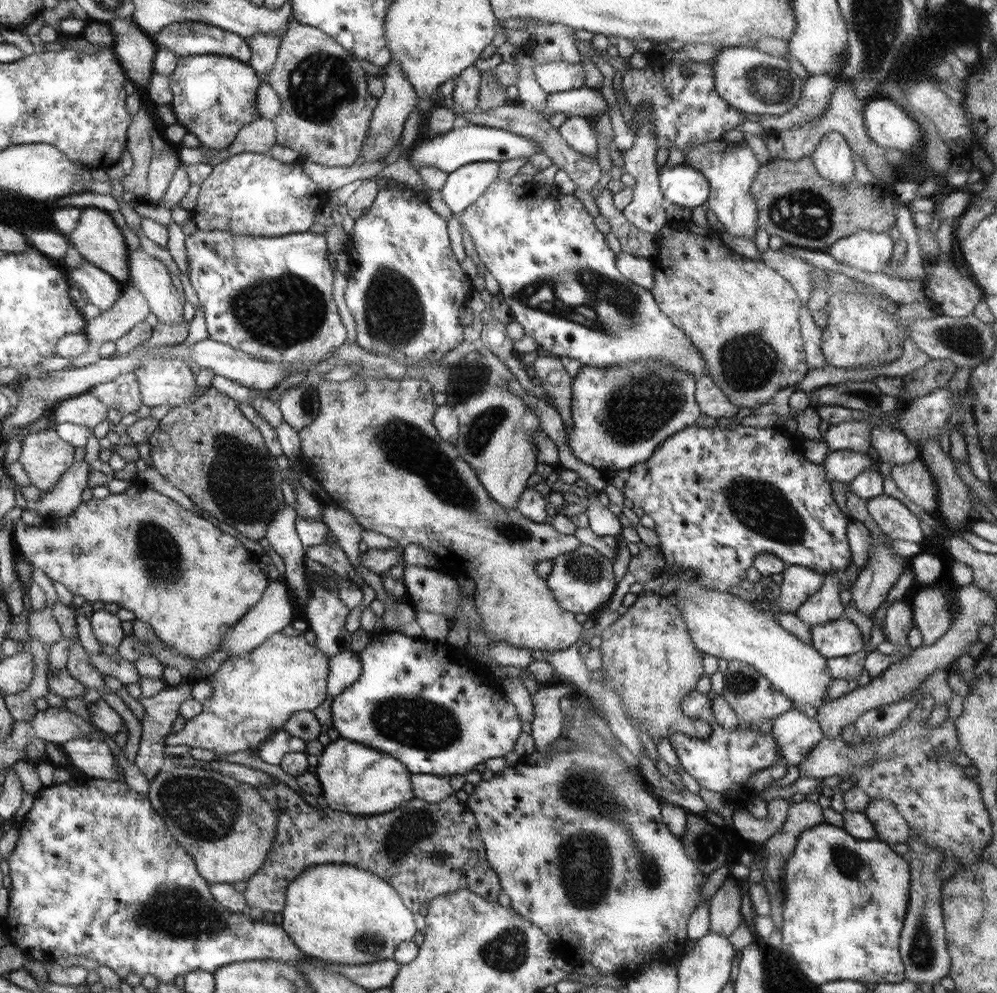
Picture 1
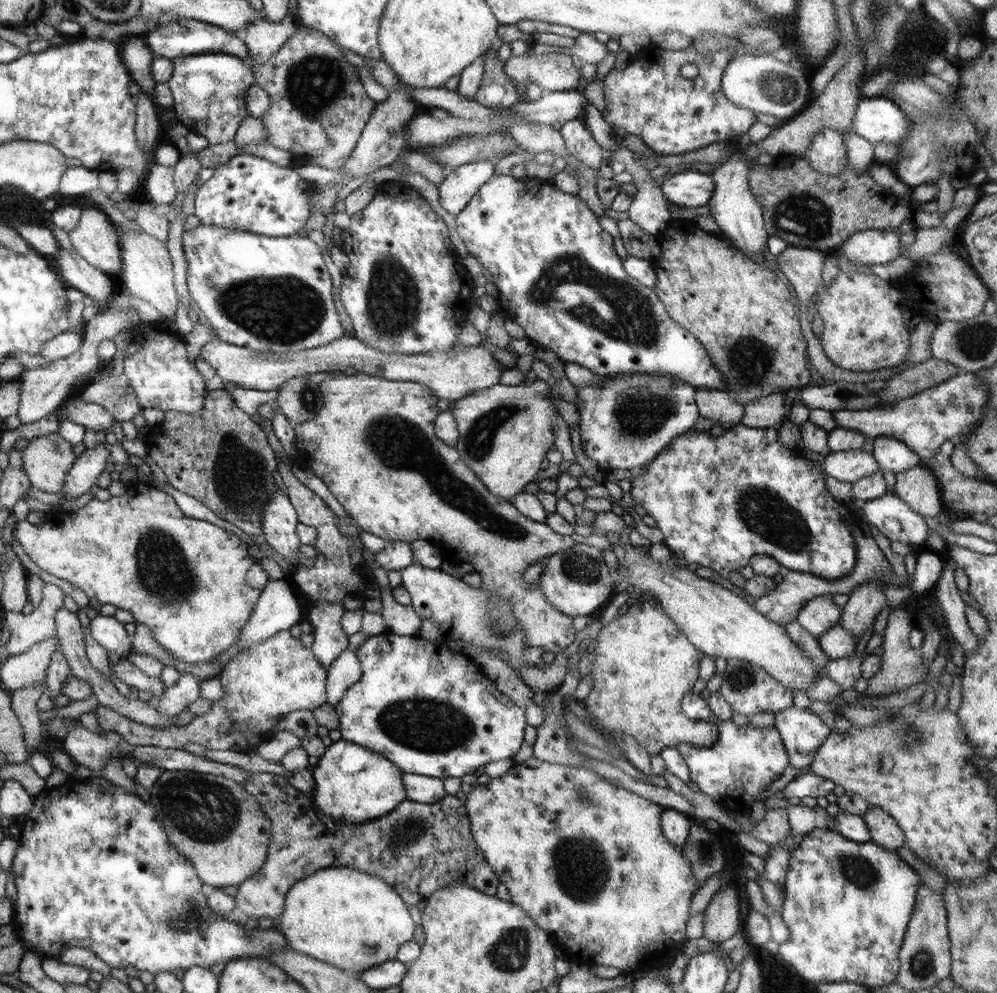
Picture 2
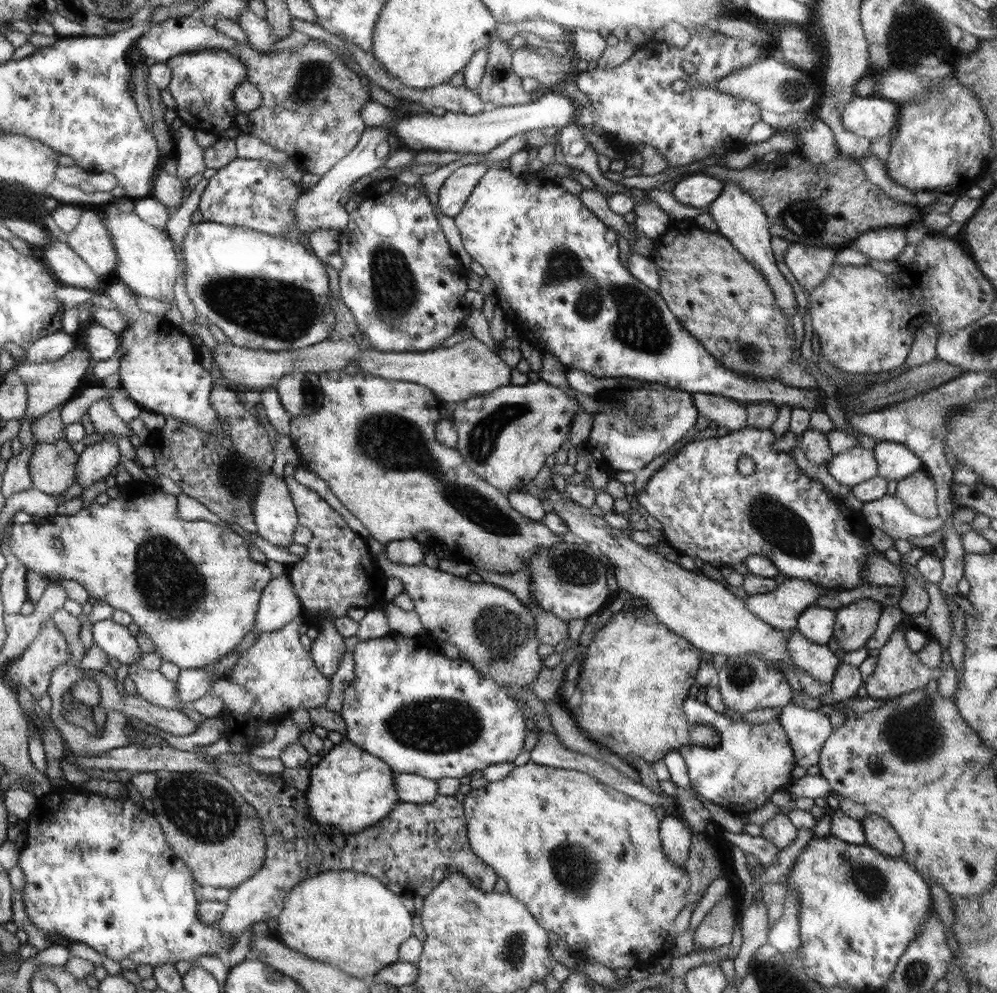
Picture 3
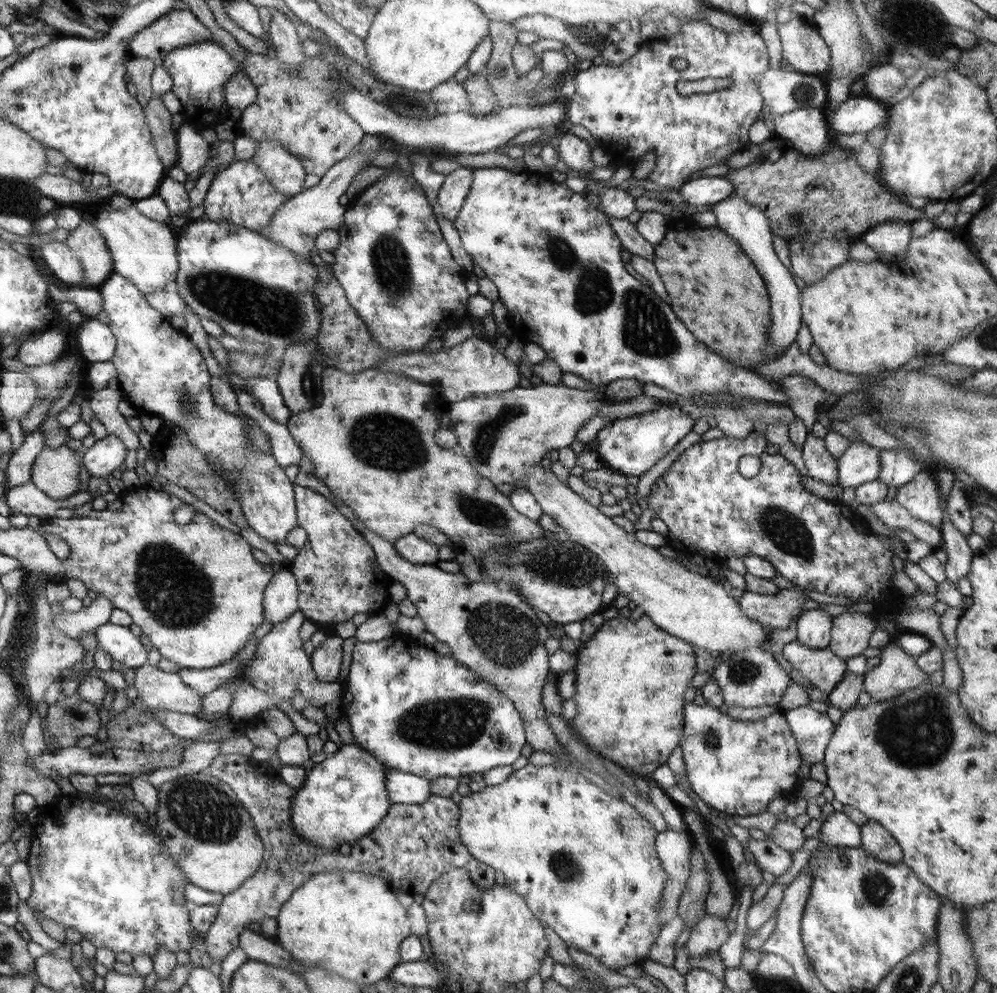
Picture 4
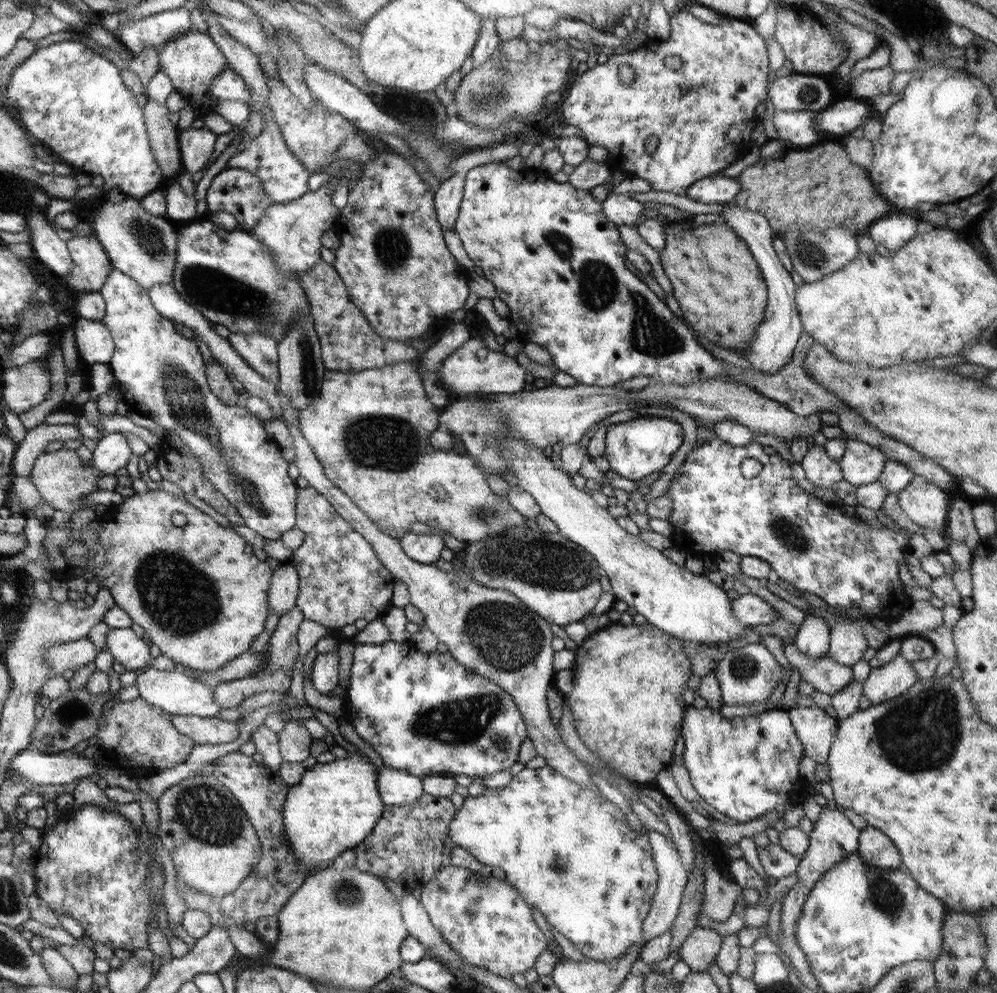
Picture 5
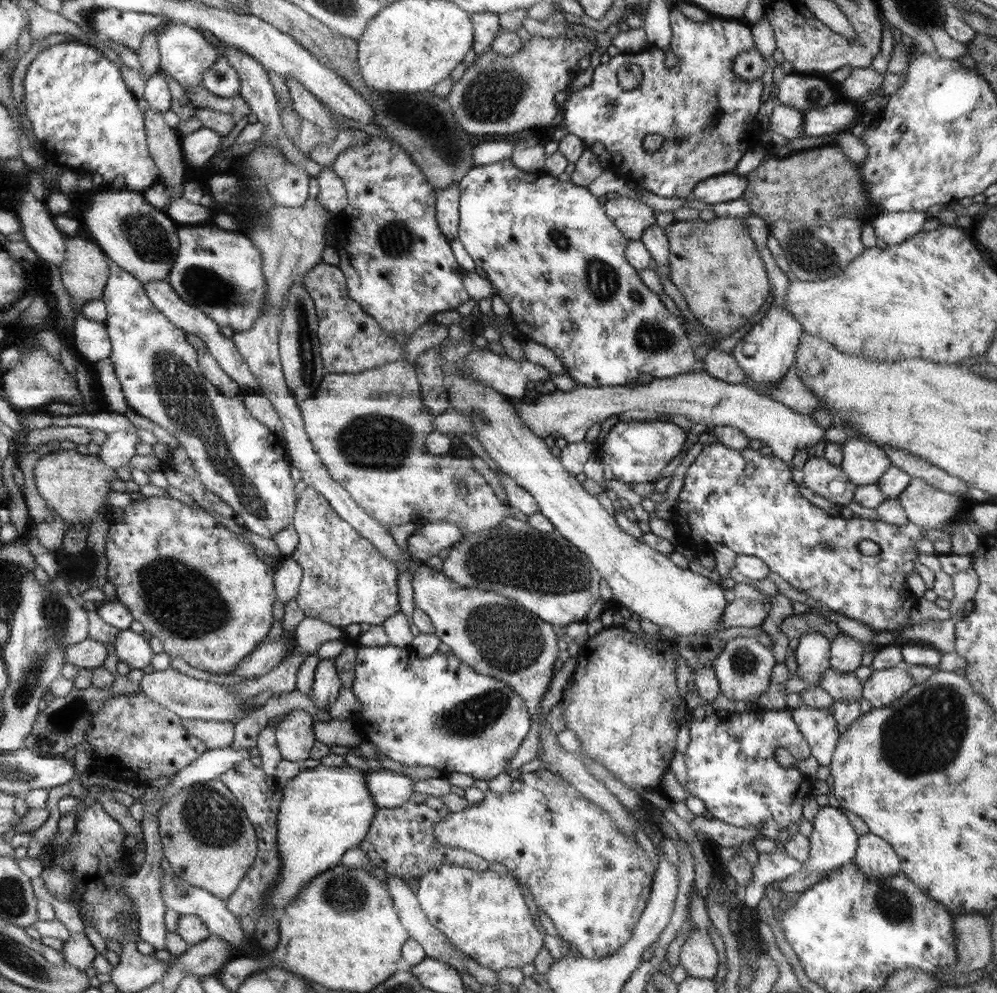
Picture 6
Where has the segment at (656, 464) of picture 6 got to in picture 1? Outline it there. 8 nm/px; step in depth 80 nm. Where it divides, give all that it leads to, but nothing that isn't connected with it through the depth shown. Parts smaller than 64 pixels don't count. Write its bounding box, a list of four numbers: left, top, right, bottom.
[565,359,701,474]

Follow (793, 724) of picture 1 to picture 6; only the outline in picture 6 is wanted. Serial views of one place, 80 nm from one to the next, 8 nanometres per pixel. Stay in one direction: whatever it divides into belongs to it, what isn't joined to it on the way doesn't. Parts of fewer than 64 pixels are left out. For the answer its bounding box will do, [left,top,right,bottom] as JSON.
[791,706,841,766]

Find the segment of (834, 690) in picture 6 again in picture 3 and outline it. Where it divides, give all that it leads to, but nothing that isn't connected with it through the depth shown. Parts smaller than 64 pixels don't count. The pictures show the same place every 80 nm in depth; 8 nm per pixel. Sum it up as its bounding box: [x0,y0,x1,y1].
[786,628,842,684]

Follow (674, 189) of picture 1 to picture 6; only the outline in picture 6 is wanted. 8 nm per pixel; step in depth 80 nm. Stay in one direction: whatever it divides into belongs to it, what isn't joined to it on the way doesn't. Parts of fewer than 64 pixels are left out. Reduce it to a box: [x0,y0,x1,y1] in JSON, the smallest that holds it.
[691,172,748,205]

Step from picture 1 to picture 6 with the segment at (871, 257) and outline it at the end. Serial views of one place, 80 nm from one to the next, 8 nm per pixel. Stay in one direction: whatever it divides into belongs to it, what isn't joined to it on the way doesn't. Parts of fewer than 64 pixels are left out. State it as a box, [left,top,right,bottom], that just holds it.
[869,211,930,245]

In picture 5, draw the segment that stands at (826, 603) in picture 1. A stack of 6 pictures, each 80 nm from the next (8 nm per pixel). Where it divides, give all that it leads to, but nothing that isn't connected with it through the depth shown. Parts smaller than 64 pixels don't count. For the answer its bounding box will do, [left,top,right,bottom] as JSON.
[795,614,830,660]

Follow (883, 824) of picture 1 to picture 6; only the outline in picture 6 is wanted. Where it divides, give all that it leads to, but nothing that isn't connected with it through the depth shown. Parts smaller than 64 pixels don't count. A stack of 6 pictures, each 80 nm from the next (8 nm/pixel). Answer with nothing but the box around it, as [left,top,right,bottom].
[854,834,901,879]

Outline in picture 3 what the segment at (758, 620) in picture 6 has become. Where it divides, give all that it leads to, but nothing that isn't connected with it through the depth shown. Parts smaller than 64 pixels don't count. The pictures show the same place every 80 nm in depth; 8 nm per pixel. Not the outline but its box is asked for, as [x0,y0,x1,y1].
[745,577,830,632]

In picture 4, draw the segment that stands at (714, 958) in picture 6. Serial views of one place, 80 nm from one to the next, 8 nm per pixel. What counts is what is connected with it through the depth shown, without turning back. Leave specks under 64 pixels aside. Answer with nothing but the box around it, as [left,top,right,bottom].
[685,916,731,958]

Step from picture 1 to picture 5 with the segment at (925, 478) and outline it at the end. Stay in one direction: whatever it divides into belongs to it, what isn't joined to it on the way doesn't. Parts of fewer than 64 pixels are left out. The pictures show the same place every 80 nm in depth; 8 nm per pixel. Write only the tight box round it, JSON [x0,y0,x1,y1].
[898,475,951,534]

